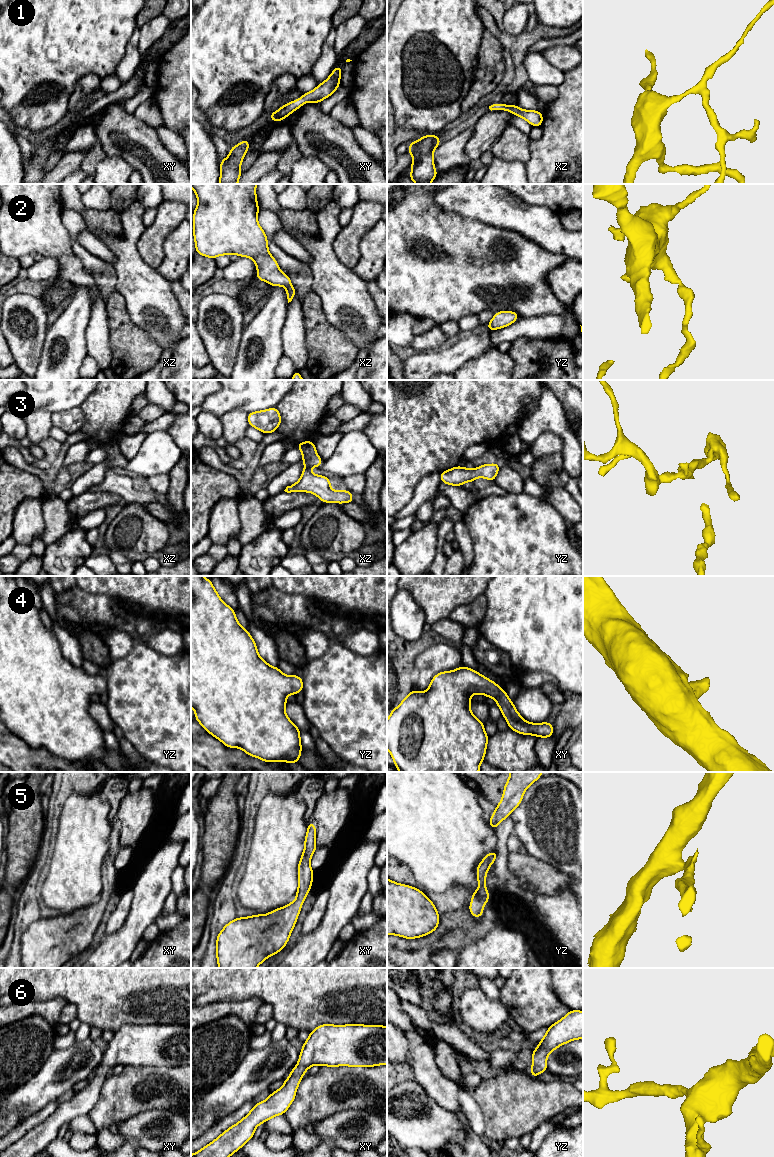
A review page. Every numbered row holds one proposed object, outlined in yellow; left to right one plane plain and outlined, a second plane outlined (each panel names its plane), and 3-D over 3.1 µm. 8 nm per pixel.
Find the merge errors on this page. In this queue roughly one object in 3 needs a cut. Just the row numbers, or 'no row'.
no row

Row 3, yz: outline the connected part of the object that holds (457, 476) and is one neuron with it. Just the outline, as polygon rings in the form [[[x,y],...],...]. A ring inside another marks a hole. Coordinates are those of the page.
[[[498,463],[483,464],[474,469],[468,469],[458,465],[444,472],[440,472],[440,480],[442,483],[452,486],[463,486],[465,482],[474,482],[478,477],[495,481],[499,468],[500,465]]]

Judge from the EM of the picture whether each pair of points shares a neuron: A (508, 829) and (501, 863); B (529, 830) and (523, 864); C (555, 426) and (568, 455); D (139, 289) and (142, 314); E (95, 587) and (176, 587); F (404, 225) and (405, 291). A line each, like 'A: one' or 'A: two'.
A: one
B: two
C: one
D: one
E: one
F: one

